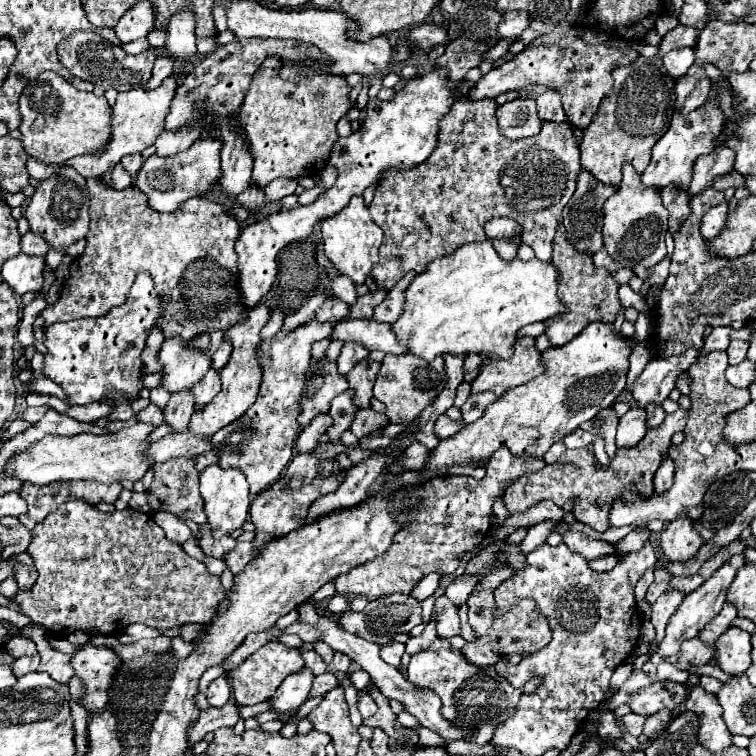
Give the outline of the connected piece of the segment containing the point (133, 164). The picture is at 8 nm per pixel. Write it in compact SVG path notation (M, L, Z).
M132 154L132 156L124 156L124 158L120 160L120 164L122 164L124 170L130 174L132 182L136 182L136 174L140 172L140 166L144 164L144 158L142 158L142 154Z

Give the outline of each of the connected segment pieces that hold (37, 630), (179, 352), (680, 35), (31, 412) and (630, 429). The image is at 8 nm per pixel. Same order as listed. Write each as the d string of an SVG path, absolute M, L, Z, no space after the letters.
M34 626L34 628L24 628L22 630L26 636L32 636L32 640L36 642L36 648L38 648L38 654L40 654L40 666L38 670L40 672L46 672L50 674L56 682L62 682L62 684L68 684L68 680L72 678L74 670L70 666L70 654L62 654L58 650L54 650L50 644L48 644L48 638L46 638L46 630L42 626Z
M180 336L164 340L158 360L164 366L162 388L170 392L190 390L212 366L208 350L192 350Z
M676 26L674 30L670 30L670 32L664 36L662 44L658 46L658 48L660 48L660 56L664 56L664 54L668 54L670 50L680 48L680 46L694 48L696 42L698 42L698 38L700 38L700 32L702 32L702 30L698 30L696 26Z
M42 406L42 408L26 408L26 412L20 416L20 420L34 424L34 422L38 422L48 410L50 410L48 406Z
M632 408L628 410L618 424L618 434L616 434L616 446L618 448L630 448L636 446L644 434L648 432L648 422L646 422L646 410L644 408Z

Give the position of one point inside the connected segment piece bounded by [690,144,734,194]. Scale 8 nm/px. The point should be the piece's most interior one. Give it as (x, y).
(707, 168)

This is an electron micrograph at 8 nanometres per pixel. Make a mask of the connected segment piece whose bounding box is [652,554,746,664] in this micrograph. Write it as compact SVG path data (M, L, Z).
M744 554L732 556L732 558L730 558L722 568L718 568L718 570L714 572L714 576L712 576L710 580L706 580L698 590L686 594L686 598L682 600L680 608L678 608L676 614L670 618L670 624L666 626L666 636L664 636L664 640L660 642L660 650L652 656L652 662L658 662L658 664L660 664L660 662L664 660L664 656L670 656L670 654L678 652L678 650L680 650L680 644L682 644L684 640L694 638L694 636L722 610L722 606L724 606L724 602L726 602L726 592L728 592L728 588L730 588L730 584L732 584L732 578L736 576L738 568L744 566L744 564L746 564Z

